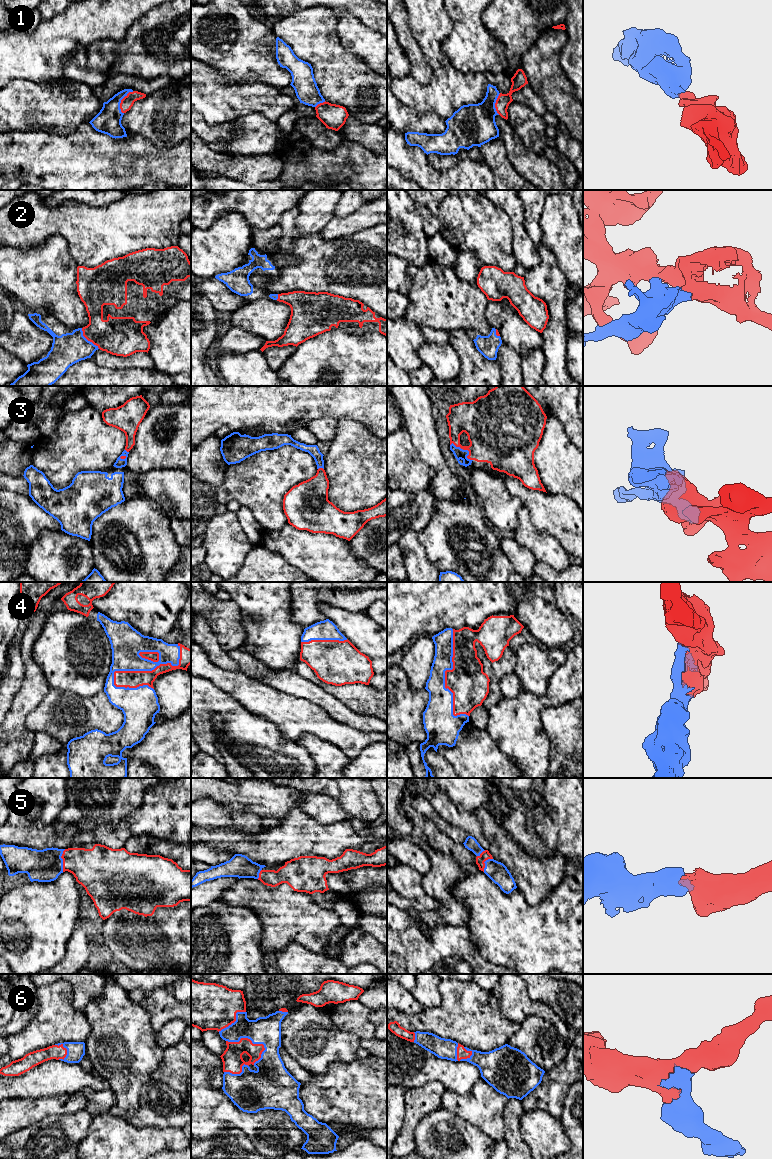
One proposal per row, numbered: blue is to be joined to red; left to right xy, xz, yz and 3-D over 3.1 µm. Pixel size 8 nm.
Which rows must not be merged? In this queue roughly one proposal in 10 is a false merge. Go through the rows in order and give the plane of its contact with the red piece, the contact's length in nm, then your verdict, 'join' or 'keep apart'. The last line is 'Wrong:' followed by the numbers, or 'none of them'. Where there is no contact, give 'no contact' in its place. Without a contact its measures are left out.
1: xy | 200 nm | join
2: xy | 220 nm | join
3: yz | 220 nm | join
4: xy | 600 nm | join
5: xy | 190 nm | join
6: xz | 320 nm | join
Wrong: none of them

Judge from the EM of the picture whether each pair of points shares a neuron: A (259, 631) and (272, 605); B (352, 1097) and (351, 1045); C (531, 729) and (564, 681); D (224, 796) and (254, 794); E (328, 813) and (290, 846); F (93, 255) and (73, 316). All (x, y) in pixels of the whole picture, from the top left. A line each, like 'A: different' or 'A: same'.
A: same
B: different
C: same
D: same
E: different
F: different

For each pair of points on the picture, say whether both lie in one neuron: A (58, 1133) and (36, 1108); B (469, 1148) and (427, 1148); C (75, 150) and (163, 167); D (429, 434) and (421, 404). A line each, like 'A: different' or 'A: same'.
A: different
B: same
C: same
D: same

